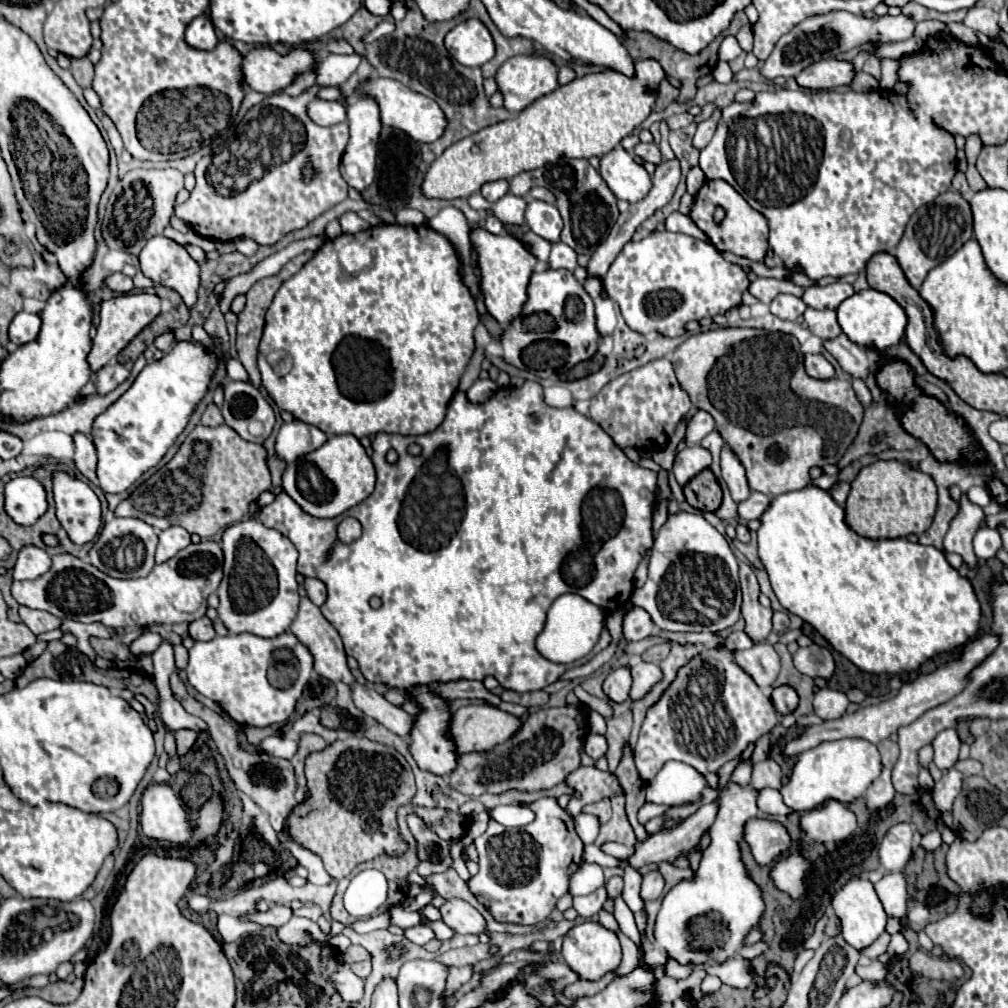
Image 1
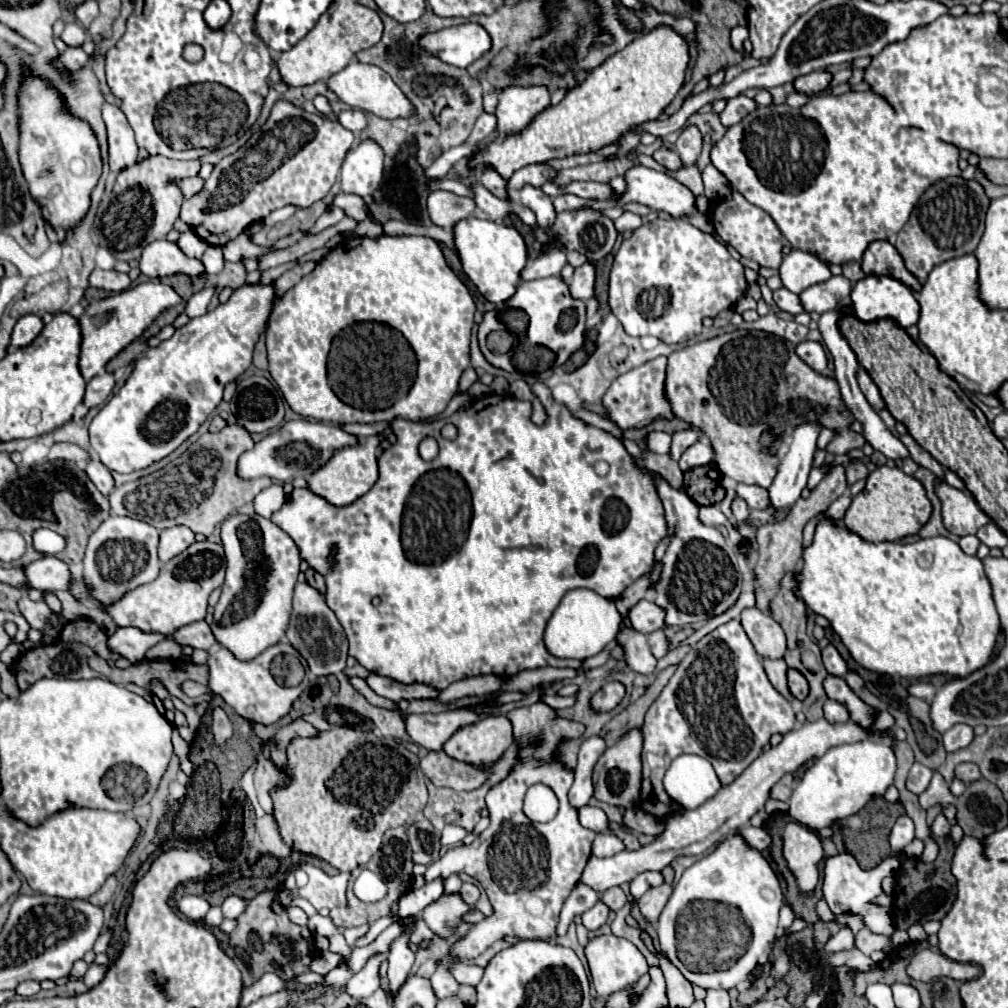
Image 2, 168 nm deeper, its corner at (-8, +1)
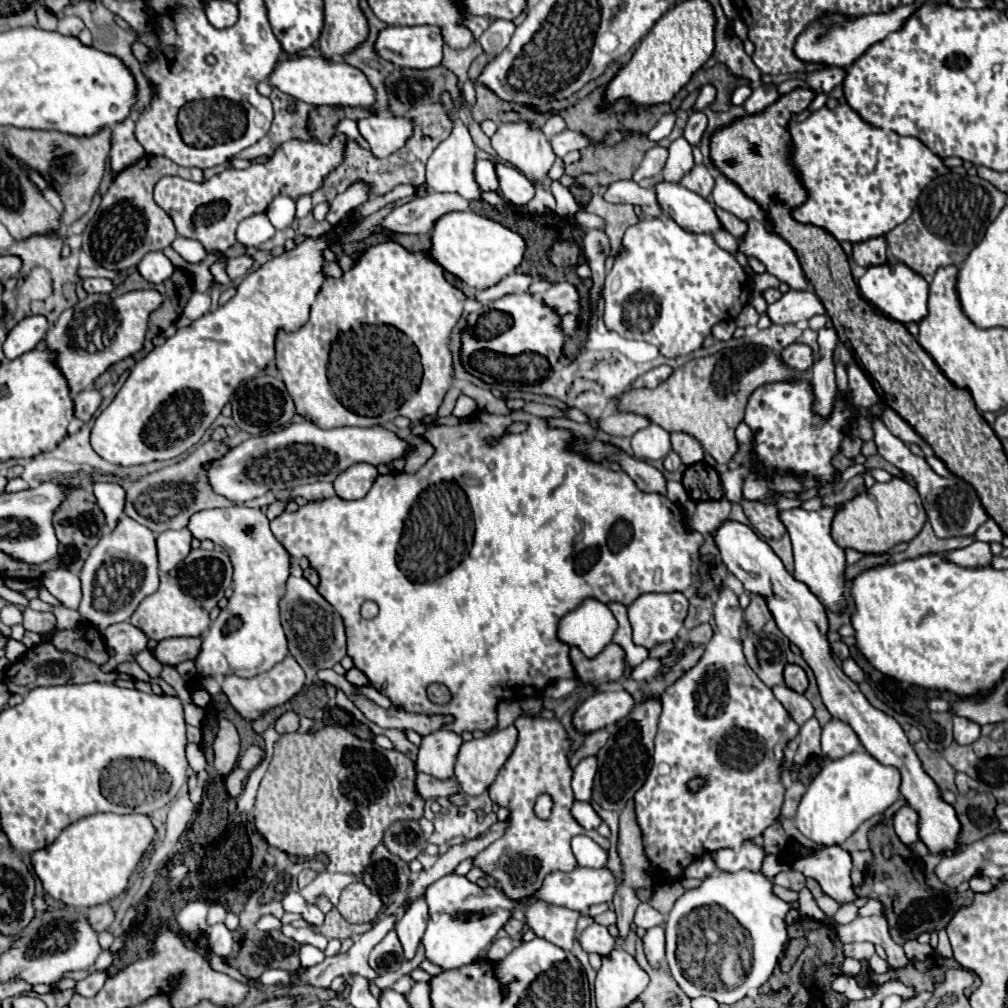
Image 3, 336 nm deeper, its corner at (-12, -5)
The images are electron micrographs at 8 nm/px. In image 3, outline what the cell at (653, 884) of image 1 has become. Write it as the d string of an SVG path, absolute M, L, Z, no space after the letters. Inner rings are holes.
M640 904L638 908L636 908L636 916L634 916L634 924L638 926L638 928L654 928L654 926L658 926L658 924L664 924L664 916L658 912L658 910L654 910L650 904Z

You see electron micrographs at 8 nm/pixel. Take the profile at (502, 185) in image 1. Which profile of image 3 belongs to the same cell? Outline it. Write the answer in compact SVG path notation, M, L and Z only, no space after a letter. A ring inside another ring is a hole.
M476 160L474 178L480 190L496 190L496 170L492 170L490 160Z

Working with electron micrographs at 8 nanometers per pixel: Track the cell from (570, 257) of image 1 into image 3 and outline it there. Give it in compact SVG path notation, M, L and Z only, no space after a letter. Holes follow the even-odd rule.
M508 274L506 278L502 278L498 284L490 286L490 288L484 288L484 290L476 290L472 296L468 296L470 300L476 300L476 302L488 302L488 300L496 300L496 298L502 298L506 294L520 294L520 292L526 292L528 284L532 282L532 276L526 276L526 274Z

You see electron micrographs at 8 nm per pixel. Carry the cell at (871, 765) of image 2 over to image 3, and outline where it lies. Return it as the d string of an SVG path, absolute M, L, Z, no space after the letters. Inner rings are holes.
M856 750L840 760L830 760L808 786L796 814L796 828L812 842L832 846L848 840L862 822L882 814L900 798L900 772L884 766L866 750Z

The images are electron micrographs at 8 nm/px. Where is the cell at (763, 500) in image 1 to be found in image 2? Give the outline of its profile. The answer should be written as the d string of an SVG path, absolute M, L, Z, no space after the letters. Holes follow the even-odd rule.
M802 424L800 428L792 428L792 440L788 440L788 452L782 456L780 472L776 474L776 480L772 482L772 486L768 488L772 508L792 506L800 498L800 492L804 490L808 474L810 474L810 468L812 468L818 432L820 432L820 428L816 428L816 424Z

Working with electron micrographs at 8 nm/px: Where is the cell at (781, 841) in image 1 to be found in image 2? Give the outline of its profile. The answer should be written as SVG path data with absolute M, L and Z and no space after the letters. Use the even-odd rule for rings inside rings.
M746 826L746 828L740 828L744 840L748 840L748 844L752 844L752 848L756 850L766 850L770 844L772 844L772 836L764 830L764 828L754 828L754 826Z

